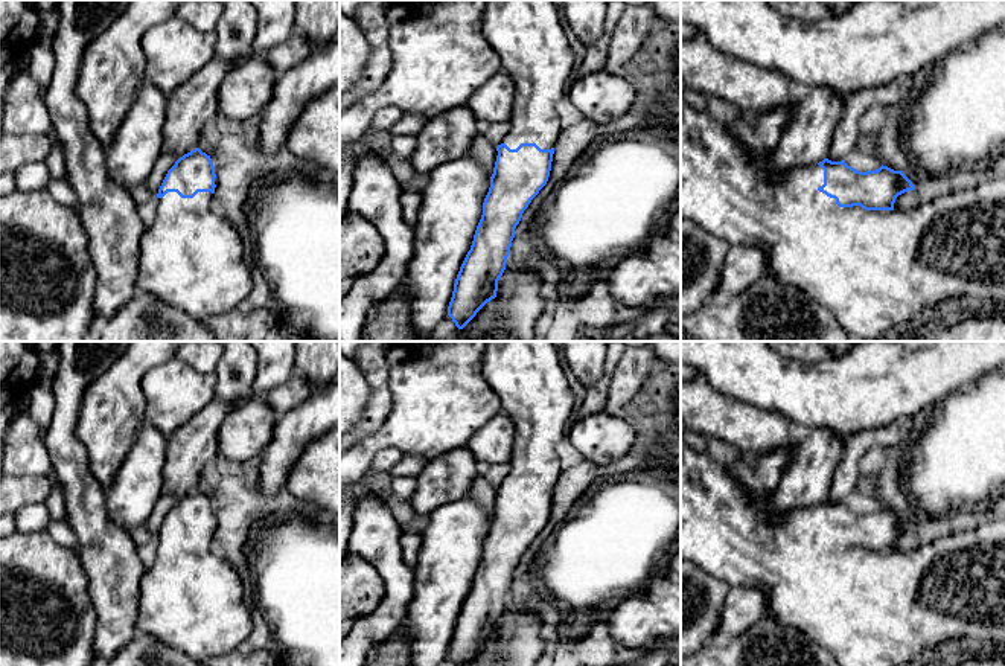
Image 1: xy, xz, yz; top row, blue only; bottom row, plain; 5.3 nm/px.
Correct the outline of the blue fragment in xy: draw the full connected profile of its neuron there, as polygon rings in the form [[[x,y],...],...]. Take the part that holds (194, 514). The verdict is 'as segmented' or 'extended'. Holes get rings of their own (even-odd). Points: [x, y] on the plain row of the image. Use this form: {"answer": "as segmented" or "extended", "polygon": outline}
{"answer": "extended", "polygon": [[[199,489],[180,498],[168,512],[157,540],[157,556],[142,579],[137,631],[155,637],[198,663],[225,655],[253,629],[253,605],[244,600],[239,575],[215,546],[215,509]]]}

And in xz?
{"answer": "extended", "polygon": [[[487,341],[481,370],[515,424],[515,443],[510,472],[496,488],[483,556],[457,616],[448,657],[455,666],[536,666],[548,631],[538,614],[510,607],[507,599],[524,552],[548,523],[562,472],[556,447],[568,436],[574,398],[553,341]]]}

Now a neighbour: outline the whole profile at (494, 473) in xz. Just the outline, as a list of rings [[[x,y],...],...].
[[[487,463],[483,469],[483,477],[489,482],[493,488],[501,486],[502,480],[510,472],[510,463]]]

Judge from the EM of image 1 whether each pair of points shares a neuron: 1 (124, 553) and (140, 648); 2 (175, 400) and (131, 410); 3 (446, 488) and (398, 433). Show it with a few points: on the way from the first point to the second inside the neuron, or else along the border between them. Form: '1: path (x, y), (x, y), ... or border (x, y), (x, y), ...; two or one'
1: border (136, 630), (118, 649); two
2: border (145, 372), (140, 389), (145, 398), (146, 422); two
3: border (462, 447), (436, 454), (428, 461); two

